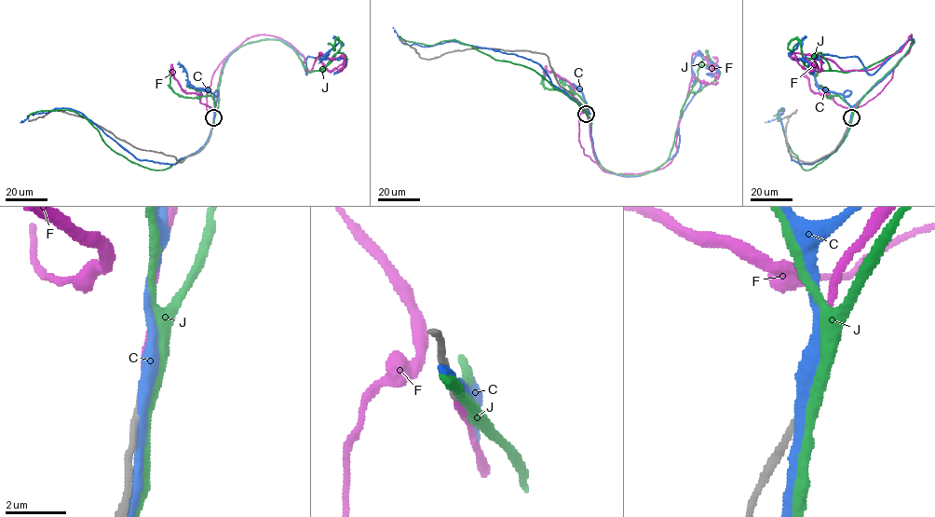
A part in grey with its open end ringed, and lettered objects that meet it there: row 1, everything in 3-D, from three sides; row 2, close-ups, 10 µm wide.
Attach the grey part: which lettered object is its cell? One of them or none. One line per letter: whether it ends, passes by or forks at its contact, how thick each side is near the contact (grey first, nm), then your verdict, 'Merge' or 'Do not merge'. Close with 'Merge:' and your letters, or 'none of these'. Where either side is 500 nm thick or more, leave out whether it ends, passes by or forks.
C: It passes by. Thickness 320 nm (grey) against 340 nm. Do not merge
F: It ends there. Thickness 280 nm (grey) against 300 nm. Merge
J: It passes by. Thickness 300 nm (grey) against 320 nm. Do not merge
Merge: F

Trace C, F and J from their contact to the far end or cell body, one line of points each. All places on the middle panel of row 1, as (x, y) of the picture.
C: (586, 113), (600, 164), (643, 175), (676, 152), (678, 121), (700, 86), (697, 55), (718, 69), (706, 74)
F: (586, 115), (596, 163), (606, 172), (663, 169), (676, 154), (692, 56), (701, 56), (716, 76), (712, 57)
J: (587, 114), (605, 170), (654, 170), (669, 156), (697, 71), (713, 62), (706, 49), (700, 65)

